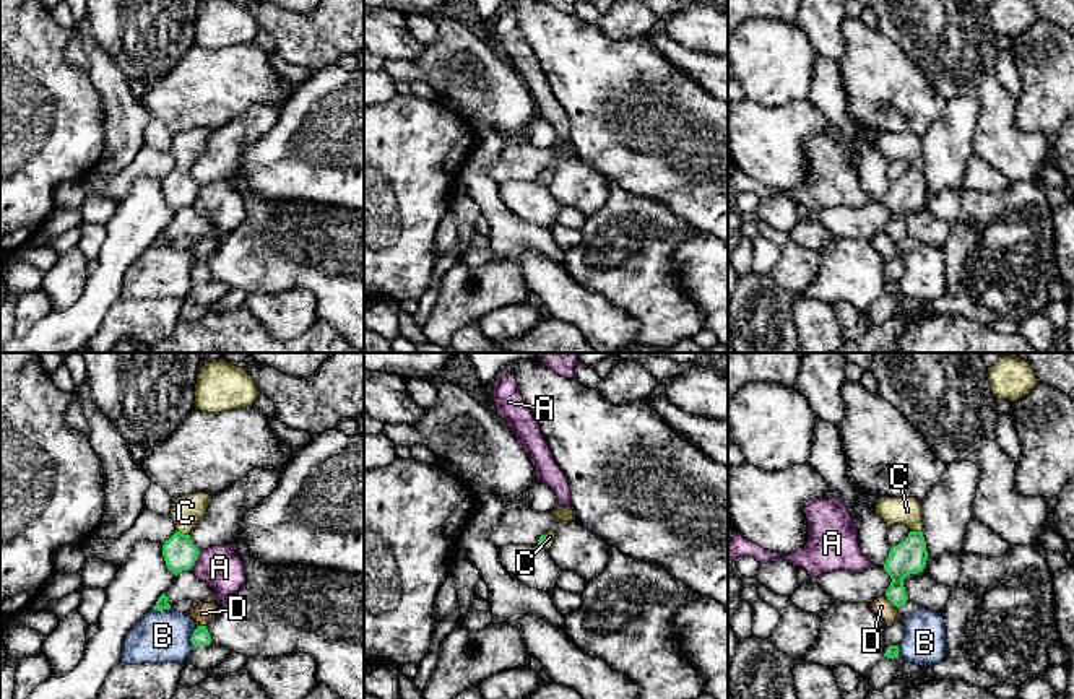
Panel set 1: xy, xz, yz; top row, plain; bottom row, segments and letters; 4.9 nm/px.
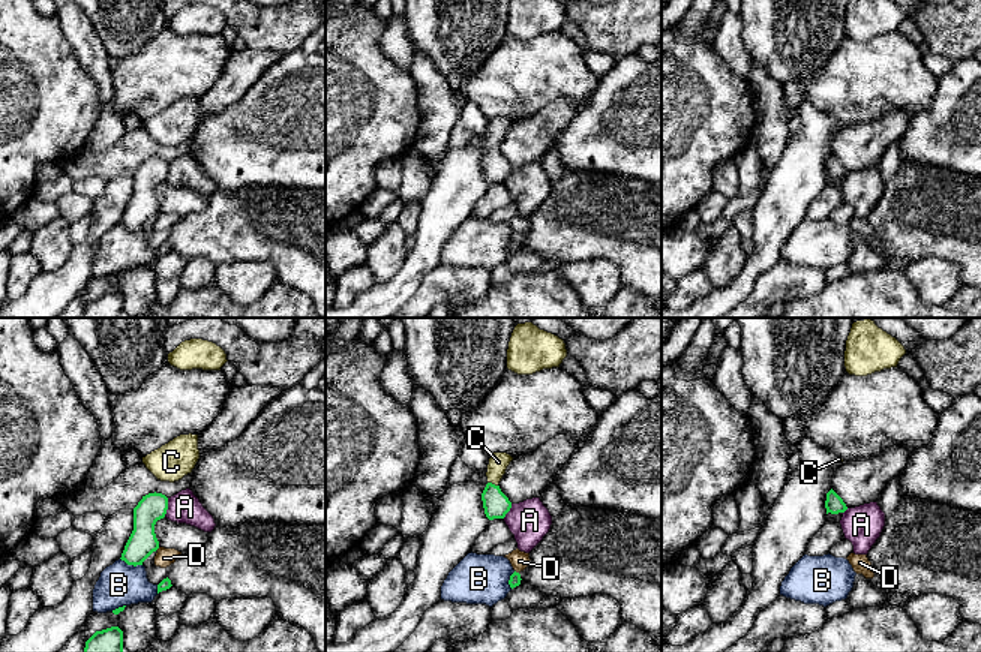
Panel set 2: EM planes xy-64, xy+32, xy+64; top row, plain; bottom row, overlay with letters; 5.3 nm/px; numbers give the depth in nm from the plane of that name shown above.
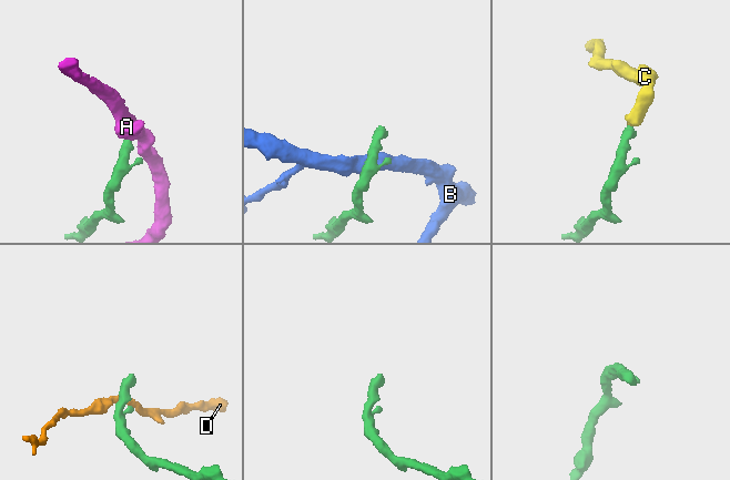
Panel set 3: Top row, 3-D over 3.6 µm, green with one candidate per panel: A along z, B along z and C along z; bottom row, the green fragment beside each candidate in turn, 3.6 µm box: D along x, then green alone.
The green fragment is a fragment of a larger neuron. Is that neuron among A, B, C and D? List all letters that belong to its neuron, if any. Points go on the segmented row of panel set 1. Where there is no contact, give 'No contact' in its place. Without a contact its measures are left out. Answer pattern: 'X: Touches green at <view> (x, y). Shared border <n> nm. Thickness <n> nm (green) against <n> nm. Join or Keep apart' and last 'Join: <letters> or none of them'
A: Touches green at xy (197, 558). Shared border 100 nm. Thickness 160 nm (green) against 200 nm. Keep apart
B: Touches green at xy (190, 638). Shared border 110 nm. Thickness 90 nm (green) against 260 nm. Keep apart
C: Touches green at xy (182, 534). Shared border 80 nm. Thickness 160 nm (green) against 150 nm. Join
D: Touches green at yz (891, 602). Shared border 100 nm. Thickness 160 nm (green) against 90 nm. Keep apart
Join: C

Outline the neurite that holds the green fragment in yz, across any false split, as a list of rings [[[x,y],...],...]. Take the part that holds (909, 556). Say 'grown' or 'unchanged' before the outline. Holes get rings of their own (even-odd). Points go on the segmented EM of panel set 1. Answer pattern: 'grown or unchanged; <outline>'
grown; [[[881,497],[874,507],[887,527],[903,523],[910,528],[908,536],[890,548],[884,564],[884,571],[892,579],[886,597],[894,606],[900,608],[908,600],[903,579],[921,572],[928,559],[921,506],[915,497]]]

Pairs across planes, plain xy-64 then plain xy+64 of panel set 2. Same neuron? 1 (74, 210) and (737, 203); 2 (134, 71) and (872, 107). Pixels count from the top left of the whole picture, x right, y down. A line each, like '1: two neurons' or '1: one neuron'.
1: two neurons
2: one neuron

